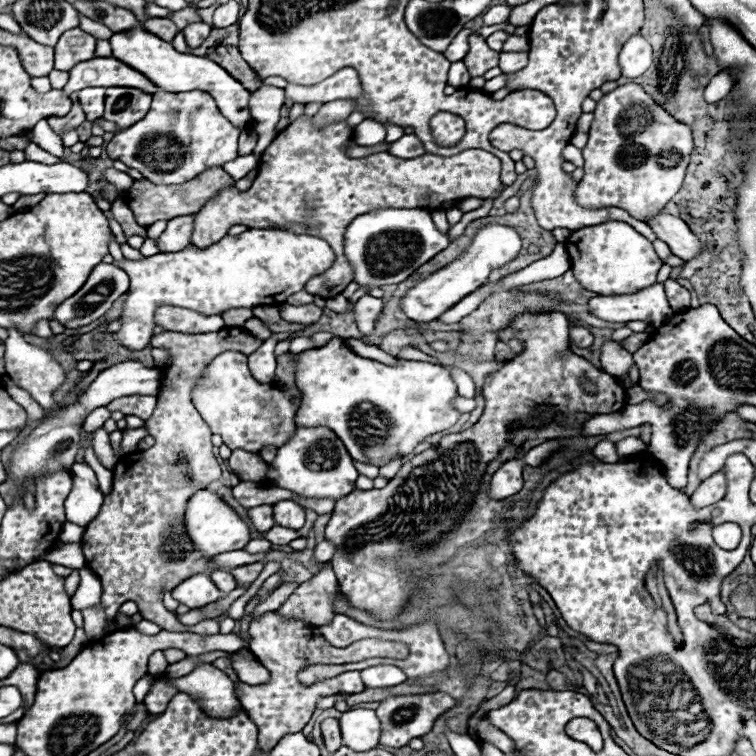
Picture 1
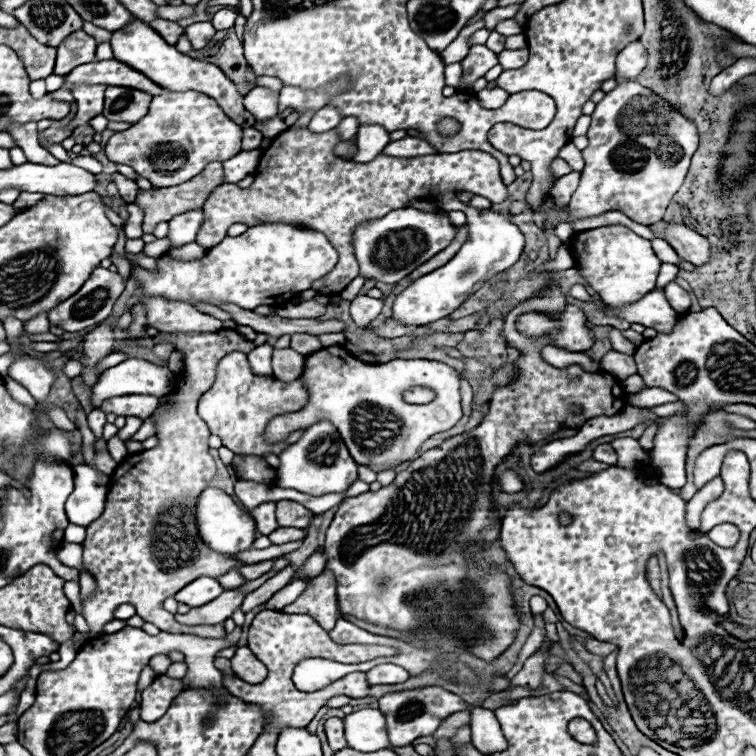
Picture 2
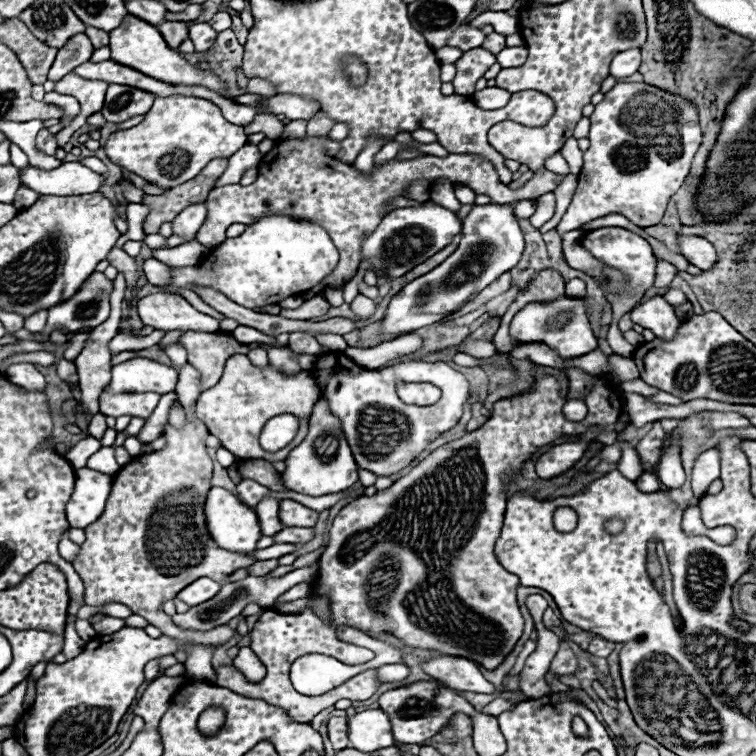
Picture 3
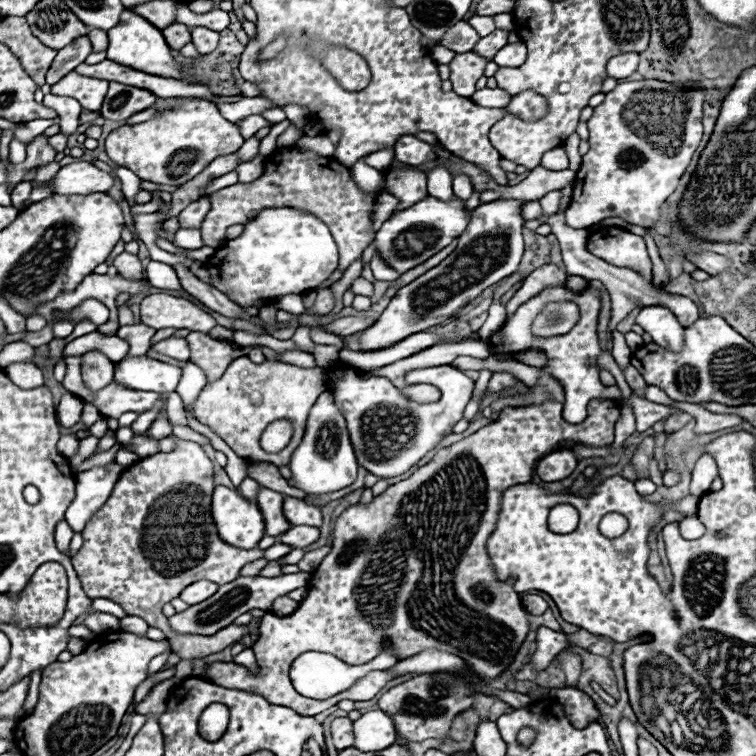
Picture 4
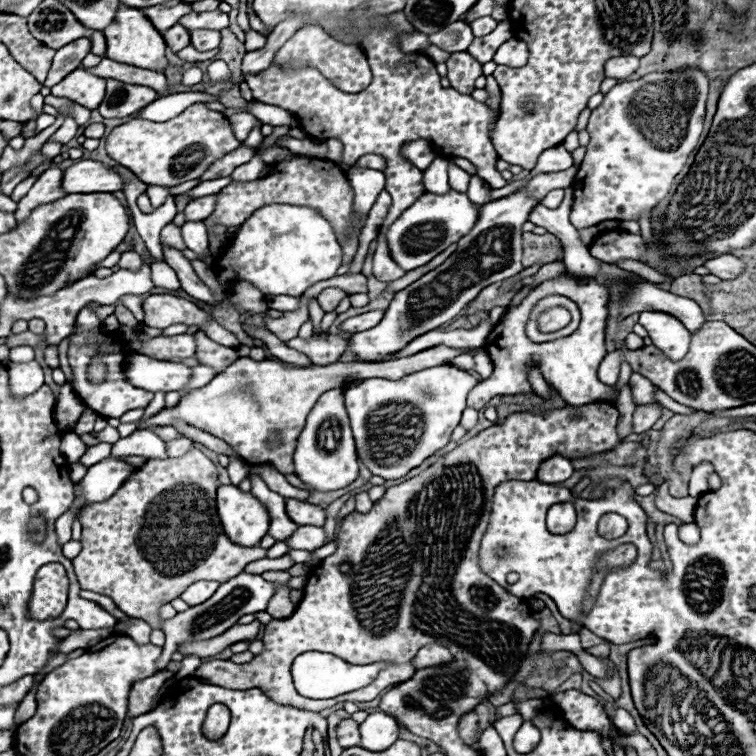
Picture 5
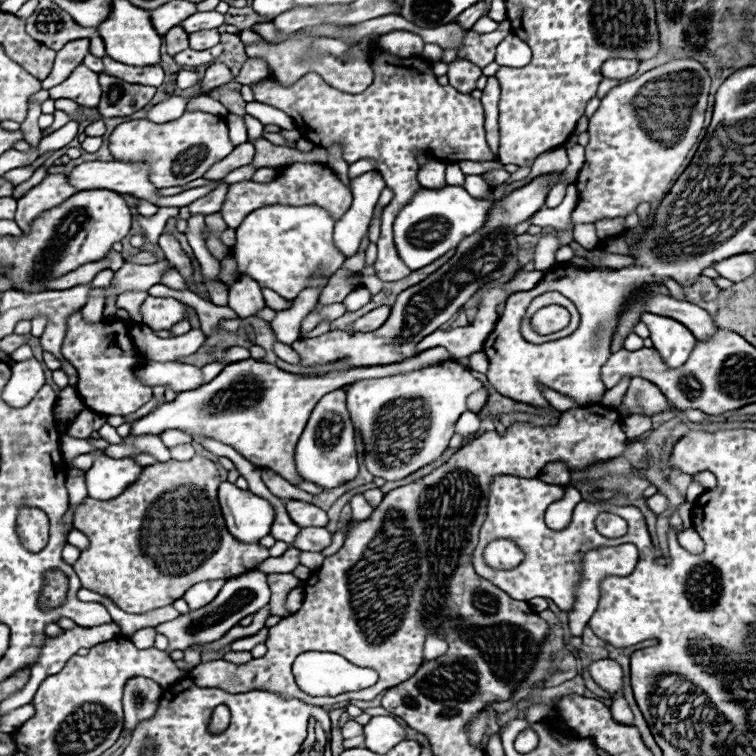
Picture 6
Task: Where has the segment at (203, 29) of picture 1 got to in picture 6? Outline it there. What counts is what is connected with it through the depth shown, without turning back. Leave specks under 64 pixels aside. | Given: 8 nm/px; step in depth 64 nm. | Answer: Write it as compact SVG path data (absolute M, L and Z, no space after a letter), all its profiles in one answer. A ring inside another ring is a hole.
M200 30L200 32L190 34L190 48L192 50L208 50L216 44L220 44L220 32L218 30Z

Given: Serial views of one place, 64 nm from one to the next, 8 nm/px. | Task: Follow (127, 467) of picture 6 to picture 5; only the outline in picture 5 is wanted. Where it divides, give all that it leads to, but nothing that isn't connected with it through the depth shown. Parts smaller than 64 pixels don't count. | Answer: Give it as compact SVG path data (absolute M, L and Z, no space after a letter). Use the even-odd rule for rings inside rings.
M108 458L90 466L86 476L80 480L82 500L84 500L82 508L88 504L98 504L108 500L134 470L136 470L134 466L116 458Z

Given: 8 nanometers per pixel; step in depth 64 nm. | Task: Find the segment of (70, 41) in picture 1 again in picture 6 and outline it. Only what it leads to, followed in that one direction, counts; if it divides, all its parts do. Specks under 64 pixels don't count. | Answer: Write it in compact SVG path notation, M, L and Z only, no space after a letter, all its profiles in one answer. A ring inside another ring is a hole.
M80 38L80 40L66 44L62 50L58 50L56 60L54 60L54 68L52 68L50 76L46 80L42 80L42 88L50 90L52 86L60 84L76 66L80 66L84 56L88 54L88 46L90 46L90 40Z

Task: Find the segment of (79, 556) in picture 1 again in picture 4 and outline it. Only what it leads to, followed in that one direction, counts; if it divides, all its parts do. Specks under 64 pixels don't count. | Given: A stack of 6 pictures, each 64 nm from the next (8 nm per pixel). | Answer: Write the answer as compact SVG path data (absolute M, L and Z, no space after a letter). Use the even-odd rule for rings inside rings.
M60 522L58 528L56 528L56 544L58 544L58 550L62 554L68 554L70 550L70 538L72 538L72 528L66 524L66 522Z

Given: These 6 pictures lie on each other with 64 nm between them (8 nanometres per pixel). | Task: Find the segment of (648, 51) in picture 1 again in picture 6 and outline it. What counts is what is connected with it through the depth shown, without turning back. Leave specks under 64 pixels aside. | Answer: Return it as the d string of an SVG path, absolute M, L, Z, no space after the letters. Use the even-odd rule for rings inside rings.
M610 58L604 62L602 66L602 76L604 78L614 78L614 80L622 80L622 78L630 78L636 74L638 70L638 60L628 60L628 58Z

